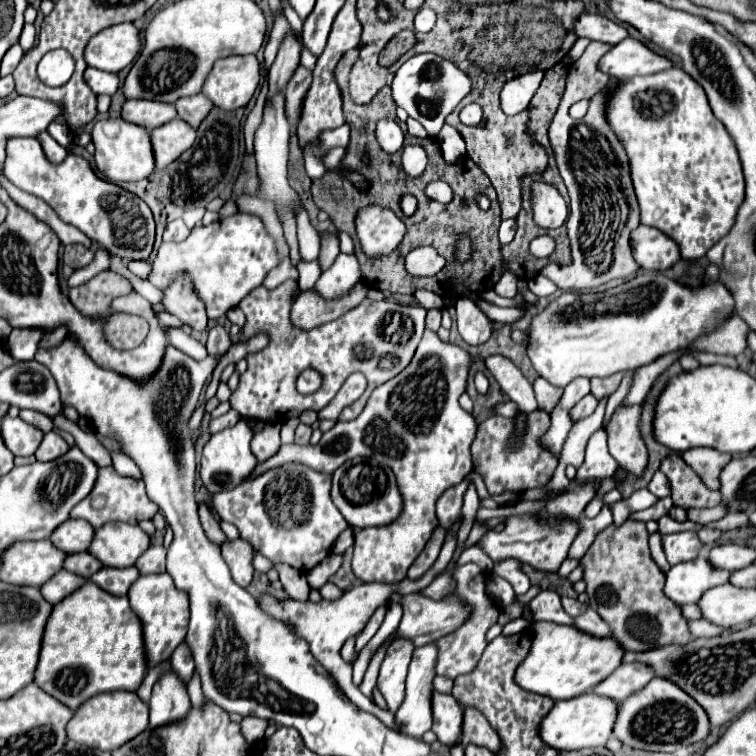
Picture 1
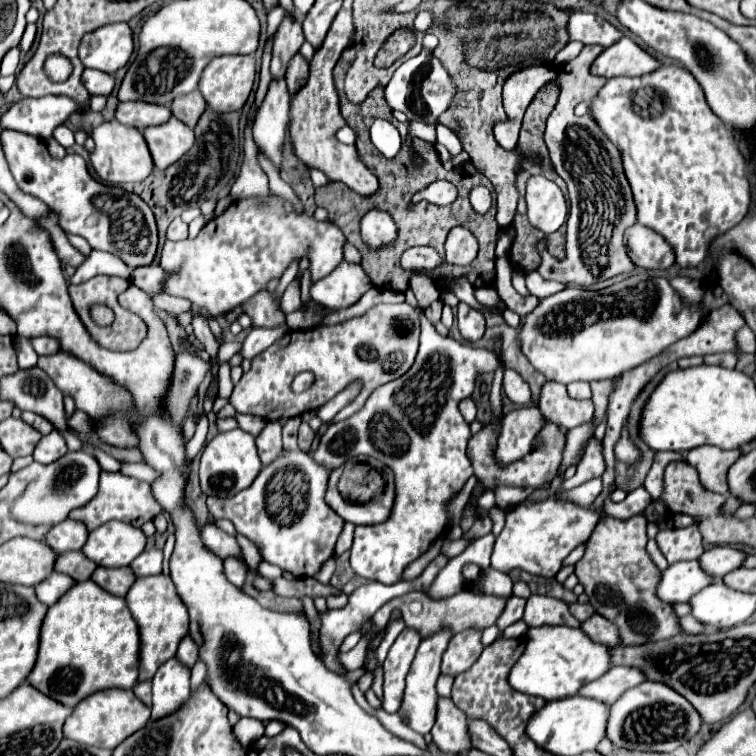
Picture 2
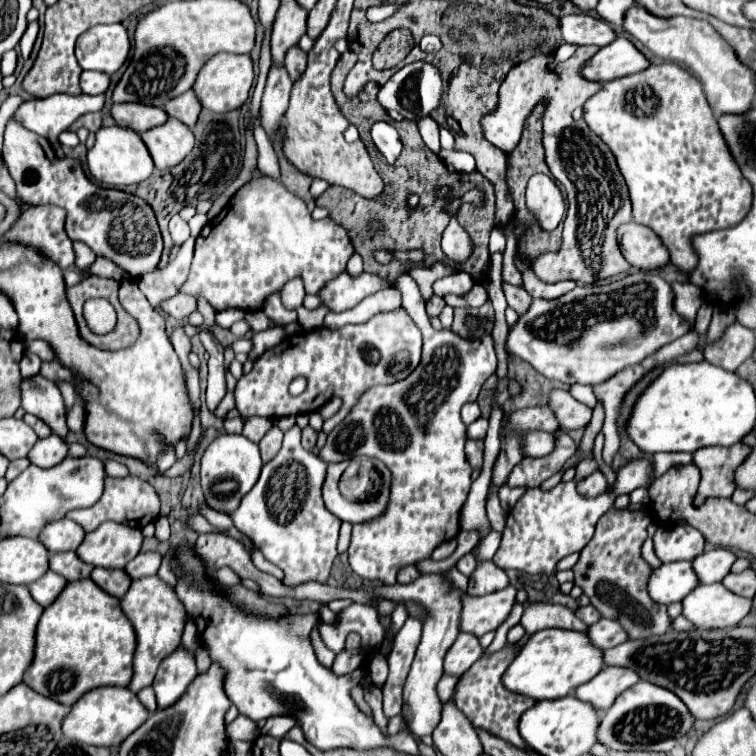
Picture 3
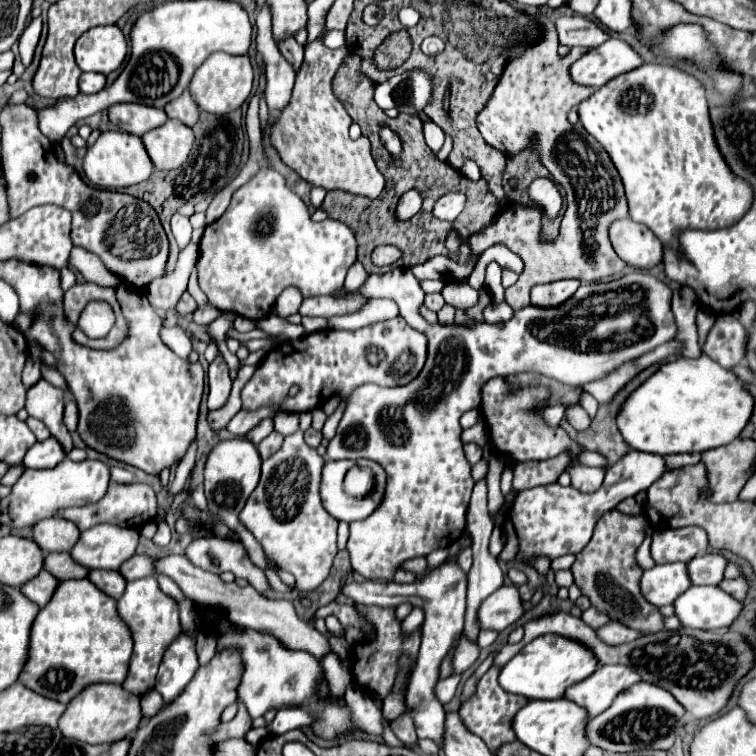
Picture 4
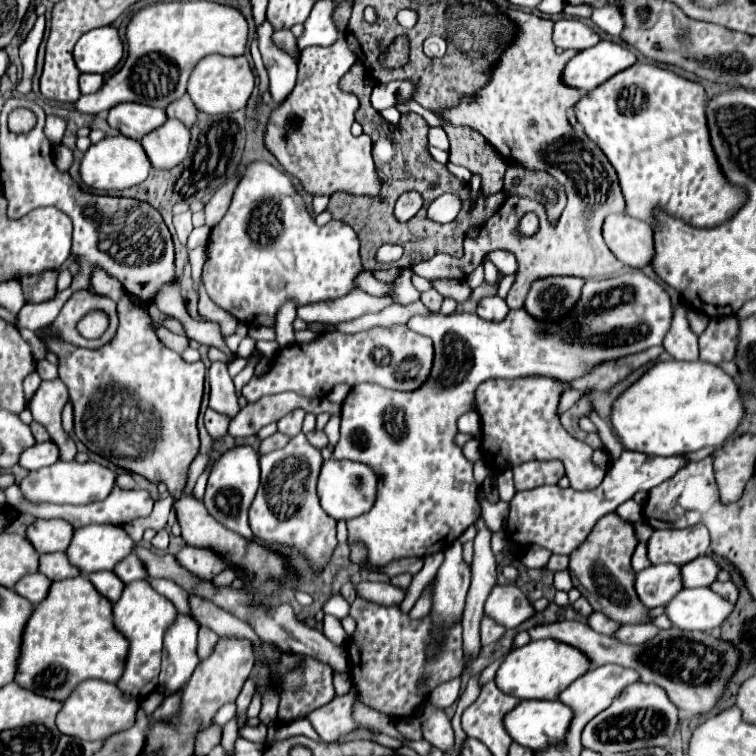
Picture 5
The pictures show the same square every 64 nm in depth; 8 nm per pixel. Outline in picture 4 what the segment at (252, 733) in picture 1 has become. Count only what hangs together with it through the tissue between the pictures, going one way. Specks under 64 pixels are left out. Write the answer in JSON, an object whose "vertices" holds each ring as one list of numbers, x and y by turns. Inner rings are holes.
{"vertices":[[238,702,238,714,234,716,234,720,222,724,222,728,228,734,228,738,244,738,248,734,248,730,252,728,252,718,246,712,246,708]]}

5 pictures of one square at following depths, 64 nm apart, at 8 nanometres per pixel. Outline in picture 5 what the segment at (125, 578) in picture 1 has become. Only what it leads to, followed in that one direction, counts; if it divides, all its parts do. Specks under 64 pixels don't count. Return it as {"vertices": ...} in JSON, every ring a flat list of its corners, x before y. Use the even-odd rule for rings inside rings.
{"vertices":[[92,572,88,574,88,580,98,588,102,596,106,596,110,602,116,602,124,590,124,582,114,572]]}

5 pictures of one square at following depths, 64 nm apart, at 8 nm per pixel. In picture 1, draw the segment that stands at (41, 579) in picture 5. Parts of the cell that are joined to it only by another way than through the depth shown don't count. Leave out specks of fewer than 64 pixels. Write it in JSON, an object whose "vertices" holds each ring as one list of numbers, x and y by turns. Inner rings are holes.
{"vertices":[[60,570,56,576,52,576,52,580,48,580,48,584,44,584,40,590,42,590,42,596,52,602,52,604,58,604,62,598,66,598,68,594,76,592,80,586,84,586,86,580,82,576,76,576,72,572,66,572,66,570]]}

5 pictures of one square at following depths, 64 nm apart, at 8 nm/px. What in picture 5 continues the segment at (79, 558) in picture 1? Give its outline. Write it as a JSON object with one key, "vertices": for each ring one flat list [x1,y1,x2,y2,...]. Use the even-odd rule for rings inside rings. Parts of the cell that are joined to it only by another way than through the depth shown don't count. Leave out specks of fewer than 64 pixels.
{"vertices":[[66,552,42,554,42,556,40,556,40,572,46,574,50,580,64,580,64,578,80,576,78,568,70,564]]}

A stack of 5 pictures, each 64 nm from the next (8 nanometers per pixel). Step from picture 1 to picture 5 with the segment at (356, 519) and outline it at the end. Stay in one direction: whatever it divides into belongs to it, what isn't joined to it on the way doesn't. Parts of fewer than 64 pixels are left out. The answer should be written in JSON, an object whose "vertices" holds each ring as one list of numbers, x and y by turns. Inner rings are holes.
{"vertices":[[326,460,322,464,322,472,318,478,318,496,320,496,320,504,324,508,326,514,330,514,336,520,350,520,350,518,358,518,362,514,366,514,374,502,376,502,376,490,378,490,378,482,380,478,374,474,372,468,368,468,362,462,350,460],[354,478,362,480,362,486,356,488,354,486]]}

